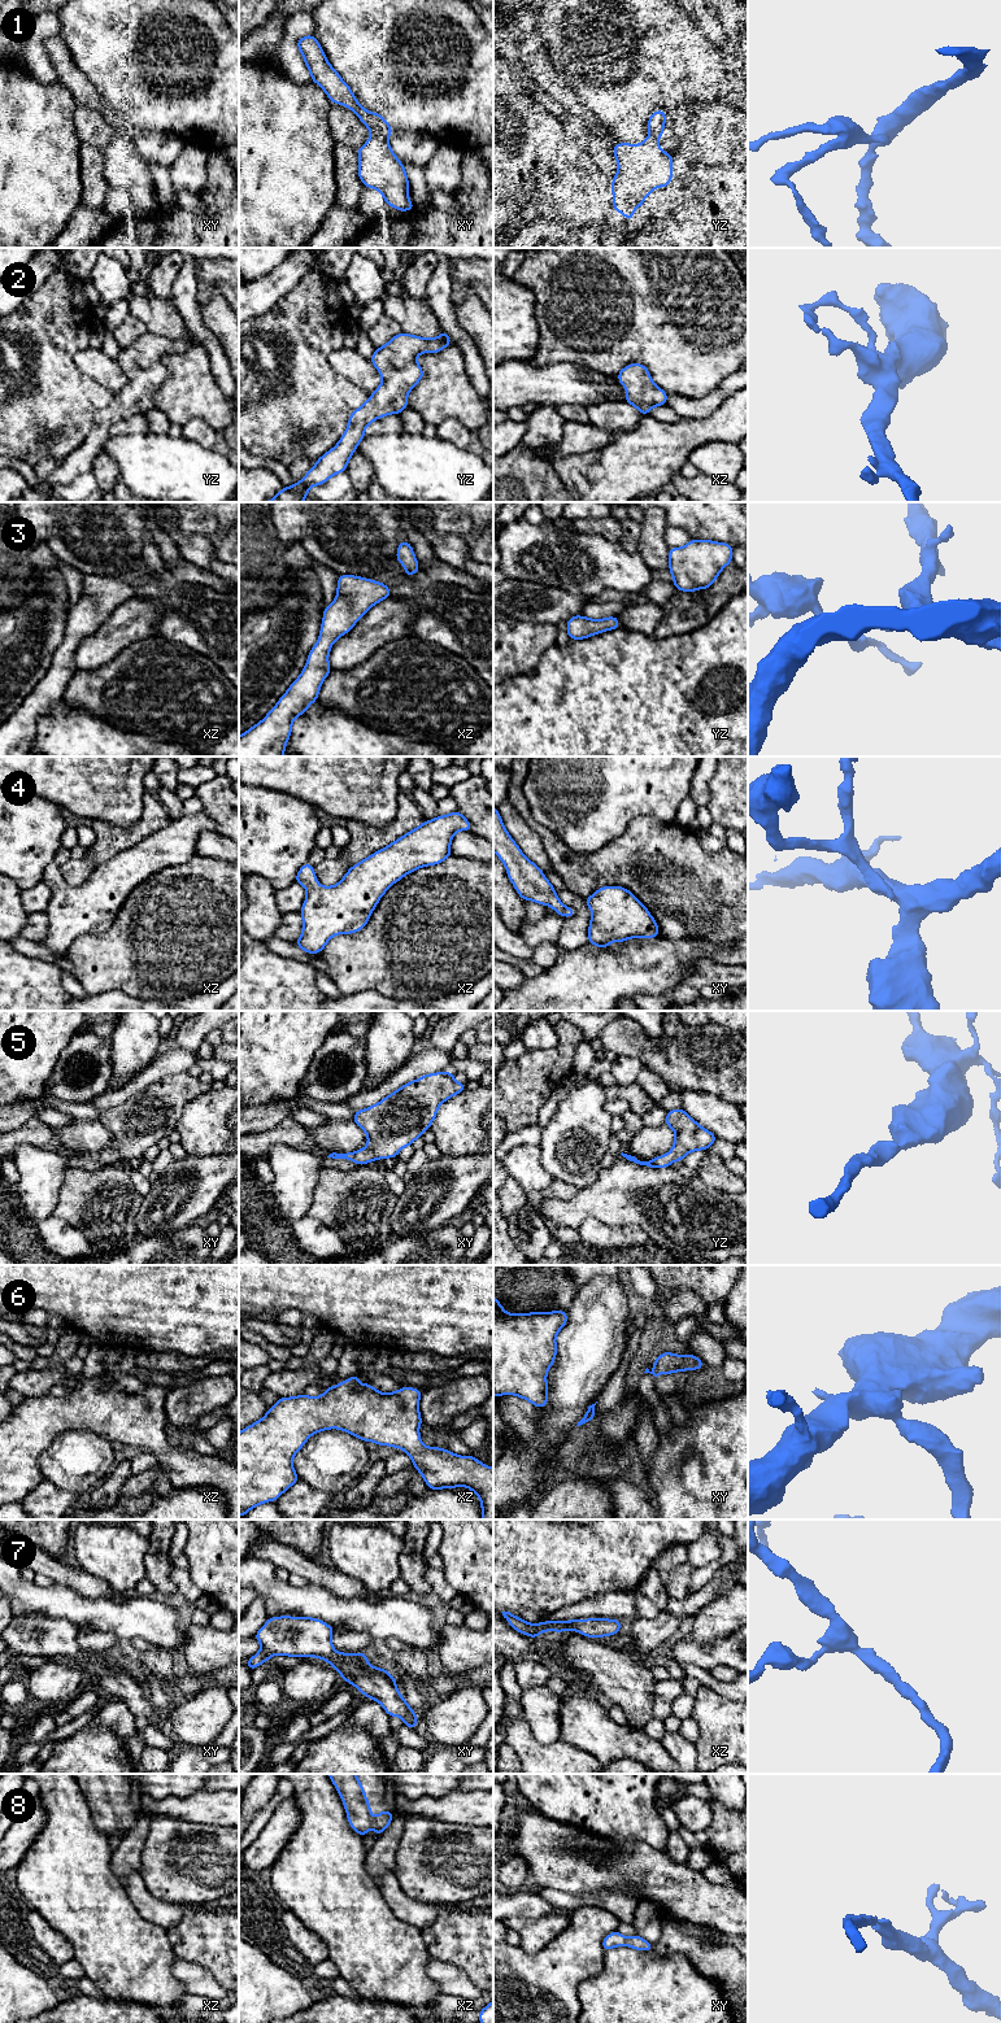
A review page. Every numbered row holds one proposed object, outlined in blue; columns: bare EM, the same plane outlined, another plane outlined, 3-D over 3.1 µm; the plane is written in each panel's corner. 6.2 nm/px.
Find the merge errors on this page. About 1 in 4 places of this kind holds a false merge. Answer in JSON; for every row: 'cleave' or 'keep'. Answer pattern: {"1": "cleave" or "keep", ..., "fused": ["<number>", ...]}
{"1": "cleave", "2": "keep", "3": "keep", "4": "keep", "5": "keep", "6": "keep", "7": "keep", "8": "keep", "fused": ["1"]}

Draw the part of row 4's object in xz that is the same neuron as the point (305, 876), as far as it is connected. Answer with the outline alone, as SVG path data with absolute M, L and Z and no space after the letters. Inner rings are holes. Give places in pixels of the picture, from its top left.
M458 810L423 821L388 846L352 866L334 886L318 884L313 866L306 862L299 869L295 880L306 889L306 898L299 911L303 917L301 937L295 945L306 954L319 954L334 936L351 934L364 929L379 899L395 882L418 868L436 866L451 858L451 842L460 830L473 832L470 821Z

